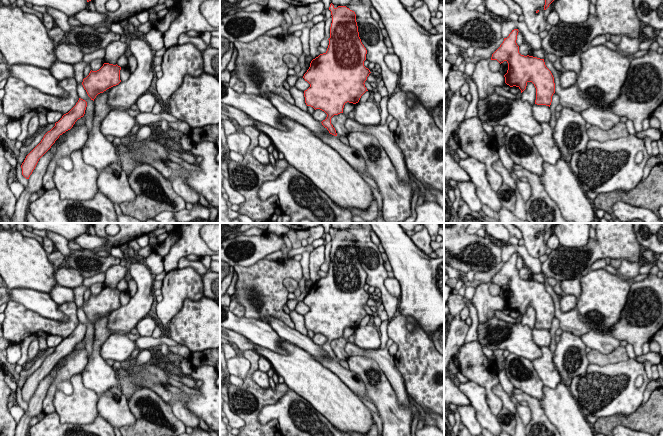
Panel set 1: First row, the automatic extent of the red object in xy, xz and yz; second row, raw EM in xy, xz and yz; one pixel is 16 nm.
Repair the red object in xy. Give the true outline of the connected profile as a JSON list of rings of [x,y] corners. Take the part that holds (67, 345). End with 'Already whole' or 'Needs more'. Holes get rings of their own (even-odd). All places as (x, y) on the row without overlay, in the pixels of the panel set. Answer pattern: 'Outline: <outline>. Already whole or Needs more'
Outline: [[[79,322],[76,329],[62,342],[55,347],[55,350],[48,355],[41,366],[26,380],[21,389],[22,399],[29,403],[39,383],[51,372],[60,359],[70,354],[75,346],[84,340],[87,326]]]. Already whole

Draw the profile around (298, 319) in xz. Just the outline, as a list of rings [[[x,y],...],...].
[[[296,299],[287,301],[286,305],[290,309],[289,315],[295,325],[295,330],[299,331],[301,334],[305,336],[308,336],[308,330],[305,327],[304,316],[295,311],[297,303],[298,300]]]

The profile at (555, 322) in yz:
[[[554,317],[552,320],[552,326],[550,329],[550,334],[551,334],[551,344],[550,344],[550,350],[552,352],[552,354],[555,353],[555,349],[556,349],[556,341],[555,341],[555,337],[556,337],[556,331],[559,329],[559,320]]]

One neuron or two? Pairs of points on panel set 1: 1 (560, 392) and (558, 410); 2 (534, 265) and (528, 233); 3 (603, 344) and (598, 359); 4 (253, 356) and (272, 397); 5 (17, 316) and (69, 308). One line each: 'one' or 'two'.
1: one
2: two
3: two
4: one
5: one

